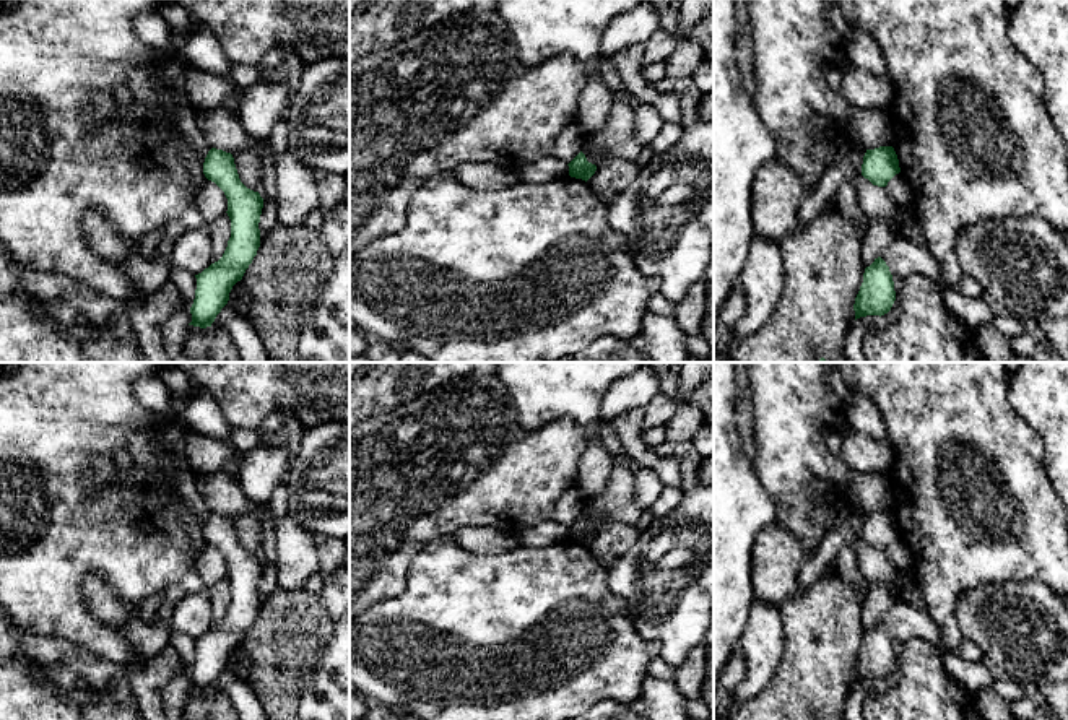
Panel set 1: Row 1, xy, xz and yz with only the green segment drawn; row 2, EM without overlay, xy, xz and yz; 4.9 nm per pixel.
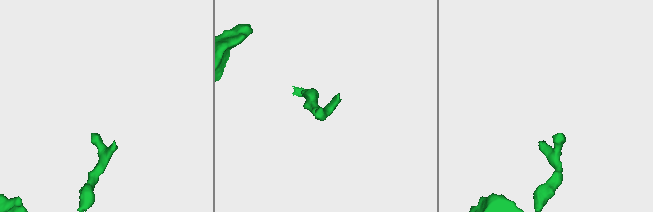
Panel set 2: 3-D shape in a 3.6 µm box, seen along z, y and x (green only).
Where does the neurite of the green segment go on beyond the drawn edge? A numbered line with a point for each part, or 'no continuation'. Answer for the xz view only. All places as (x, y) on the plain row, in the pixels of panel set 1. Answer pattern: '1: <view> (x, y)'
no continuation

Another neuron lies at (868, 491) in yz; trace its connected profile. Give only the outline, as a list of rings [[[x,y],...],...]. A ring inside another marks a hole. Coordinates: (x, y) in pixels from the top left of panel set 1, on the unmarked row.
[[[852,473],[844,484],[845,504],[862,509],[865,514],[892,510],[889,479],[879,473]]]

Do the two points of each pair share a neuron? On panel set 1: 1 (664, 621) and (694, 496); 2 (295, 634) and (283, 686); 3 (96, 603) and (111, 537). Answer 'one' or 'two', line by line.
1: one
2: one
3: two

